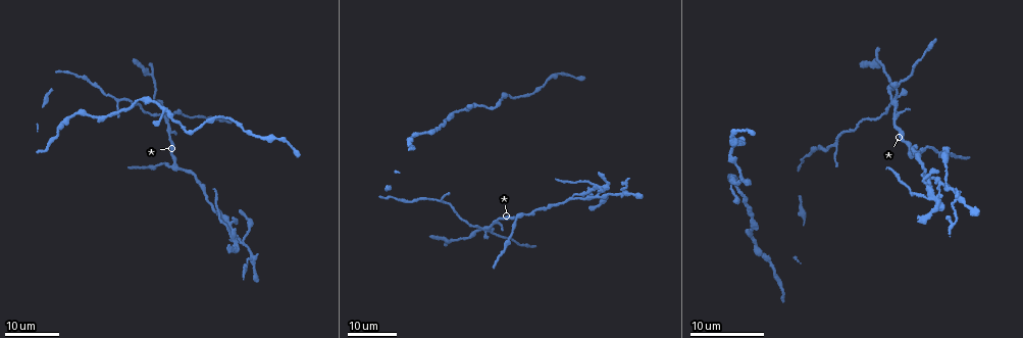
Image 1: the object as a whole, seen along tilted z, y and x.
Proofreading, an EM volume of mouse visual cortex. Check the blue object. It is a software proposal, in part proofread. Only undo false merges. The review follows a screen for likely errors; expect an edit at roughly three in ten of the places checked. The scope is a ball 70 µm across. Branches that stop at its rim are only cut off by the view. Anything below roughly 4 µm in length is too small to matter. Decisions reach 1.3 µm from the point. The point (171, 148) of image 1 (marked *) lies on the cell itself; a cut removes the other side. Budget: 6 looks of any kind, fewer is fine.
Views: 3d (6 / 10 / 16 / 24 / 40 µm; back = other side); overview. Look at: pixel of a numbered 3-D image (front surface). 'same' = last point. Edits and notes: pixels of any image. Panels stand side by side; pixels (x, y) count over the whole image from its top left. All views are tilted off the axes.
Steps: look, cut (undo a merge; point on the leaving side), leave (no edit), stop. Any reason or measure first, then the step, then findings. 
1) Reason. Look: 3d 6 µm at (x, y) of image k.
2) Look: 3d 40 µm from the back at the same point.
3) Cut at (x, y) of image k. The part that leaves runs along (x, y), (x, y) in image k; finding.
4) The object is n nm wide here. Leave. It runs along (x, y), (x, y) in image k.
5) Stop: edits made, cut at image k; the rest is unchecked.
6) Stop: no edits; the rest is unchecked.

Look: 3d 24 µm at (481, 228) of image 1.

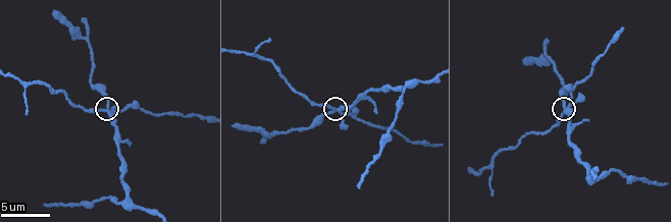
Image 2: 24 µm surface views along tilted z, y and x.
Look: 3d 10 µm at (104, 108) of image 2.

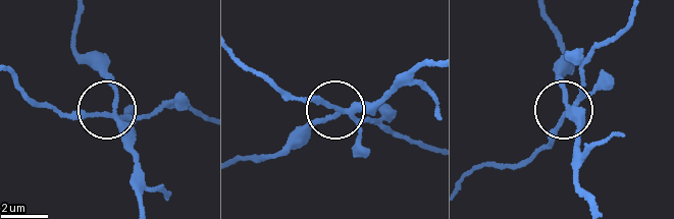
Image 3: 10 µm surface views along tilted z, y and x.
4 arms meet here. Cut at (360, 141) of image 3. A second cell is stuck on.

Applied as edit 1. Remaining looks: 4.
Three arms meet. Look: 3d 10 µm at (410, 84) of image 2.

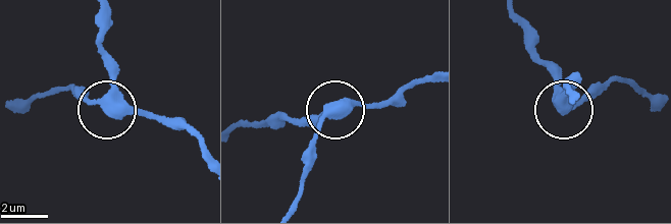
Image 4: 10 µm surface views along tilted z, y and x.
3 arms meet here. Leave. All the same cell.

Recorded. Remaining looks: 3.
Looks like a crossing. Look: 3d 16 µm at (250, 260) of image 1.

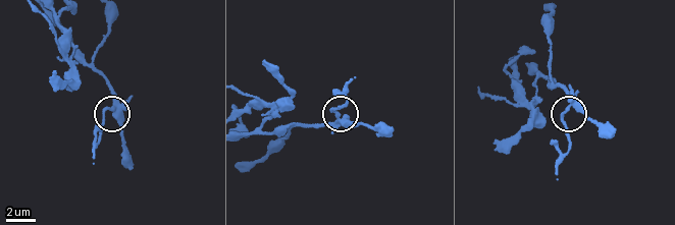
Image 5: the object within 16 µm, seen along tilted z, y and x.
Closer look. Look: 3d 10 µm at (569, 108) of image 5.

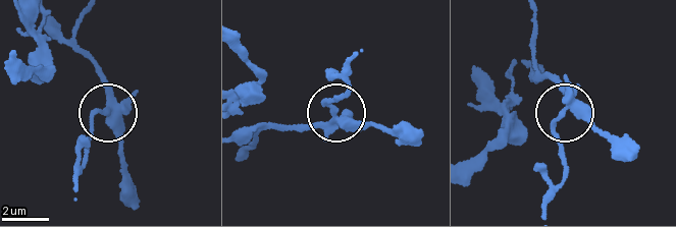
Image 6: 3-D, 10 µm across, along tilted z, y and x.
Look: 3d 10 µm from the back at (336, 114) of image 6.

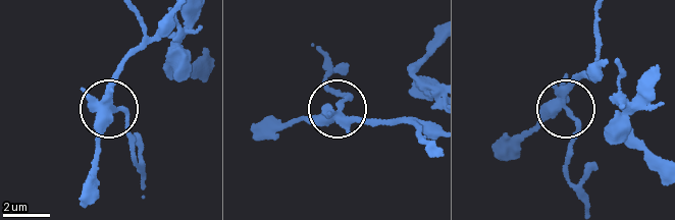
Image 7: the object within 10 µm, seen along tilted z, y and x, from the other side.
Cut at (125, 131) of image 7. The part that leaves runs along (114, 106), (127, 119), (143, 196) in image 7; two cells meet here.

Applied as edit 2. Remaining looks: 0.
Stop: edits made, cut at image 3, cut at image 7; the rest is unchecked.

